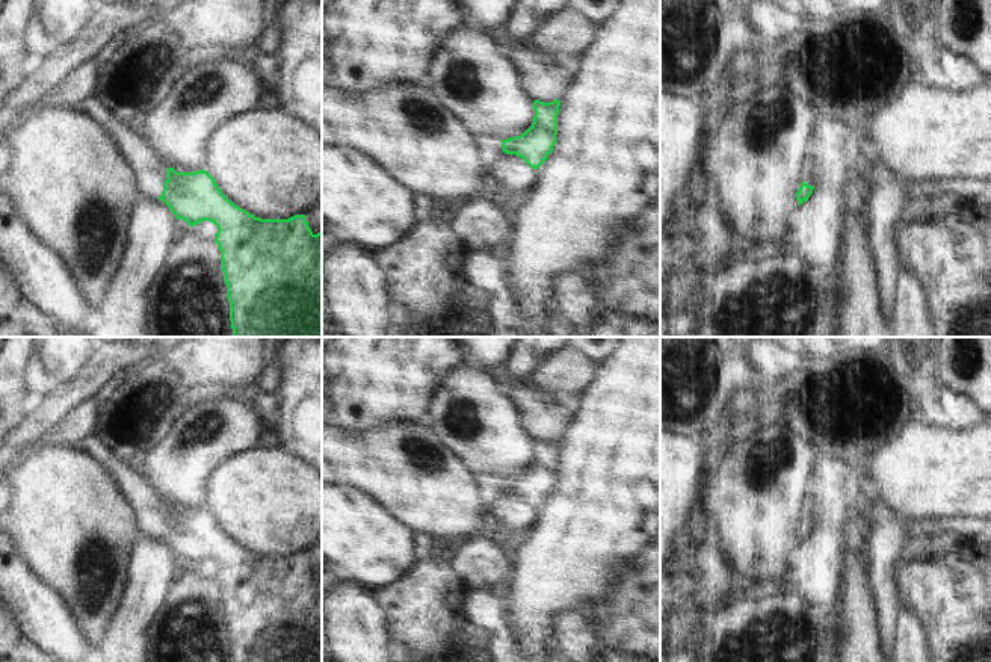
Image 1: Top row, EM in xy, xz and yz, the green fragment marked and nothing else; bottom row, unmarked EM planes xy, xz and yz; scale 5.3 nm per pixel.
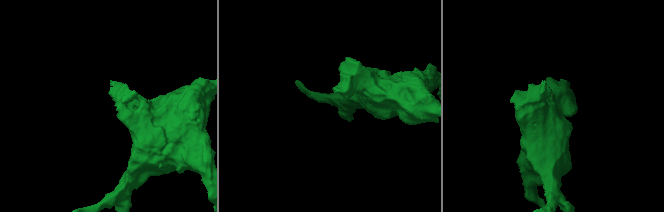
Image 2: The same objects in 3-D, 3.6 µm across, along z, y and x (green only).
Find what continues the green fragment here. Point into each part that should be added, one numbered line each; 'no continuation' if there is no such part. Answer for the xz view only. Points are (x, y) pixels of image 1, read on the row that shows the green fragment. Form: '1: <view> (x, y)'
1: xz (490, 147)

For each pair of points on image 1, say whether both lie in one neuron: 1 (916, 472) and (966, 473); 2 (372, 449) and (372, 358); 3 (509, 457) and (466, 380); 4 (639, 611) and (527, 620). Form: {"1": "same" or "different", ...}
{"1": "same", "2": "different", "3": "same", "4": "different"}

